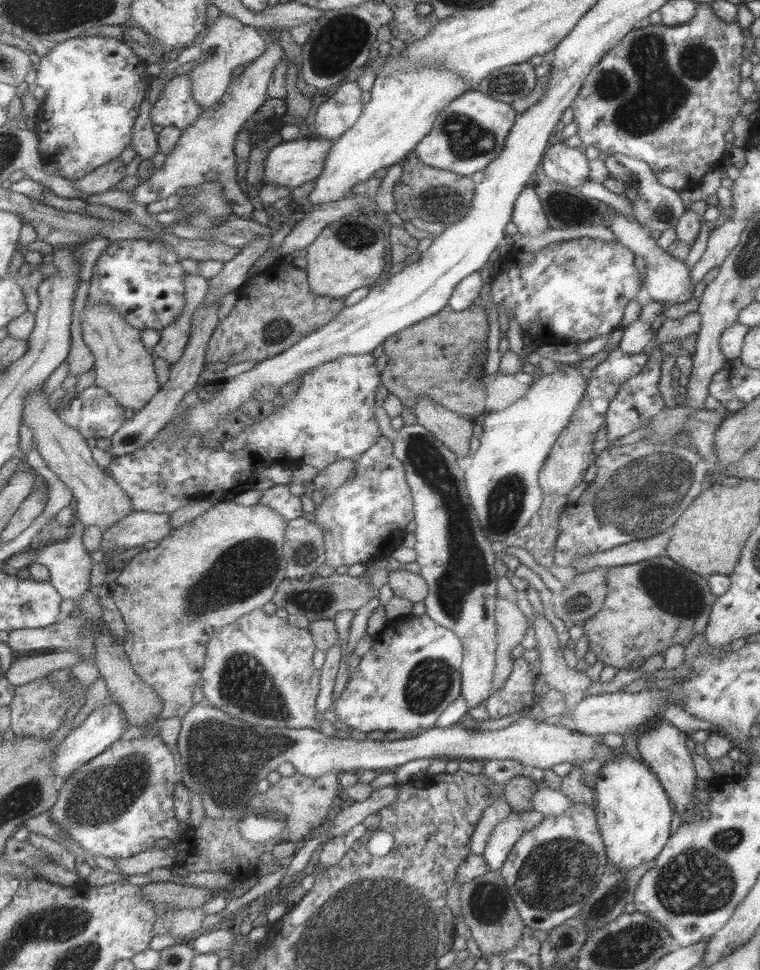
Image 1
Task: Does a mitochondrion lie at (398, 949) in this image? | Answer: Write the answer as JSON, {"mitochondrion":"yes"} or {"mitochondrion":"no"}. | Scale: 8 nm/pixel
{"mitochondrion":"yes"}

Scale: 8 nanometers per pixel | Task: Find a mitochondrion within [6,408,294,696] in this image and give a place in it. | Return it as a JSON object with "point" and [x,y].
{"point":[246,569]}

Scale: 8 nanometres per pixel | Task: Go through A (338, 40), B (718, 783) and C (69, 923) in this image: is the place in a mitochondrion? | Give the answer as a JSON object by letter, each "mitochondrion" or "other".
{"A":"mitochondrion","B":"other","C":"mitochondrion"}

